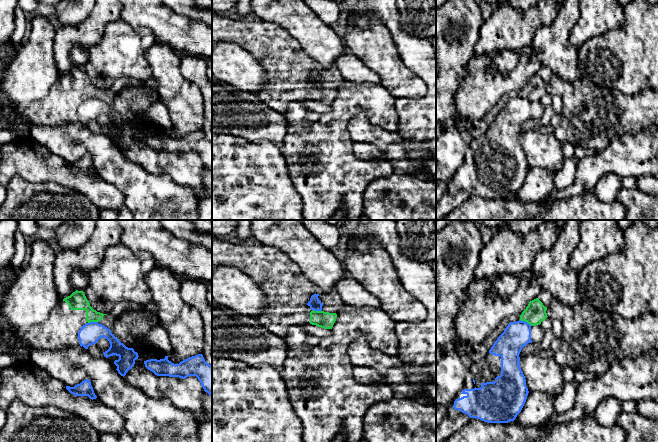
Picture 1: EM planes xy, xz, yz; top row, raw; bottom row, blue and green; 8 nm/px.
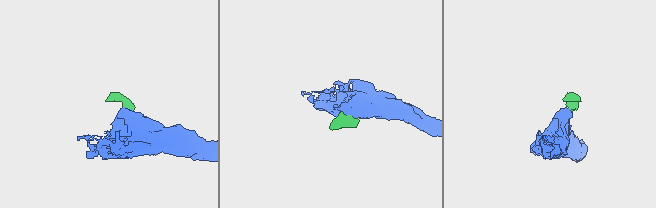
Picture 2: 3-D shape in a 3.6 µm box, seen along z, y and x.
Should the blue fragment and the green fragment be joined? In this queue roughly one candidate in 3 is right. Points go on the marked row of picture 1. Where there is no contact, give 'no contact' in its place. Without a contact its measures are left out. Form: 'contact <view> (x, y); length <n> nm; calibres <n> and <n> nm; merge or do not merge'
contact yz (526, 322); length 110 nm; calibres 220 and 170 nm; do not merge

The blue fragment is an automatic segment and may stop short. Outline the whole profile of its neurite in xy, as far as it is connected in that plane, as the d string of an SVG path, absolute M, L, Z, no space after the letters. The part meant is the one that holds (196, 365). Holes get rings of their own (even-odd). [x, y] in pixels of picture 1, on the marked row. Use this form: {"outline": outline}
{"outline": "M202 354L189 357L179 364L164 359L150 359L144 361L145 367L157 376L179 377L196 376L203 389L212 398L212 365L208 364Z"}

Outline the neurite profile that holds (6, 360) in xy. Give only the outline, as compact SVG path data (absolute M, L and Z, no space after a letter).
M9 353L0 354L0 371L6 367L14 366L17 364L19 364L19 361L15 356Z

